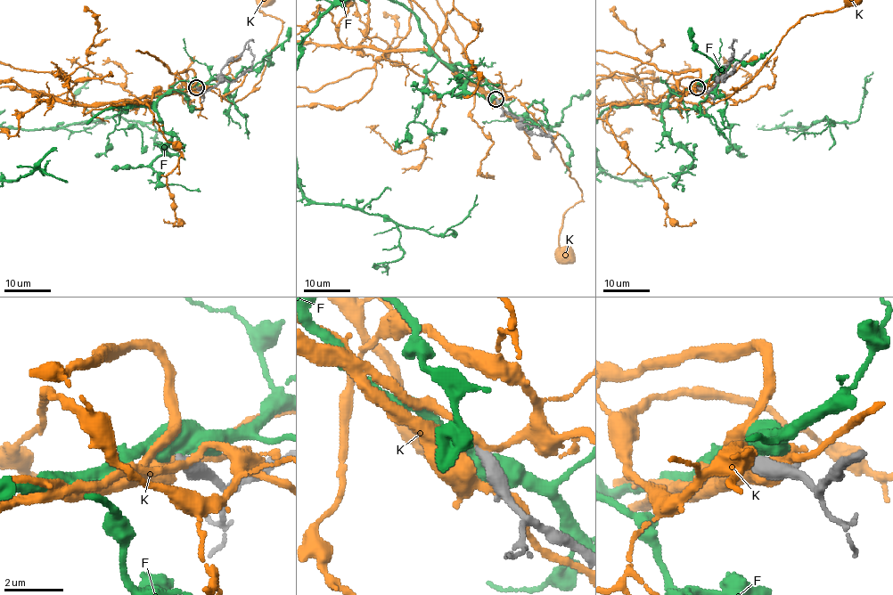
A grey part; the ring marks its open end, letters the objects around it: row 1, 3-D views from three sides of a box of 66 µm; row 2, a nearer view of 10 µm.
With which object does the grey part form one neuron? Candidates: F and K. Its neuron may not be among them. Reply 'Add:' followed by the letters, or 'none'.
Add: none

